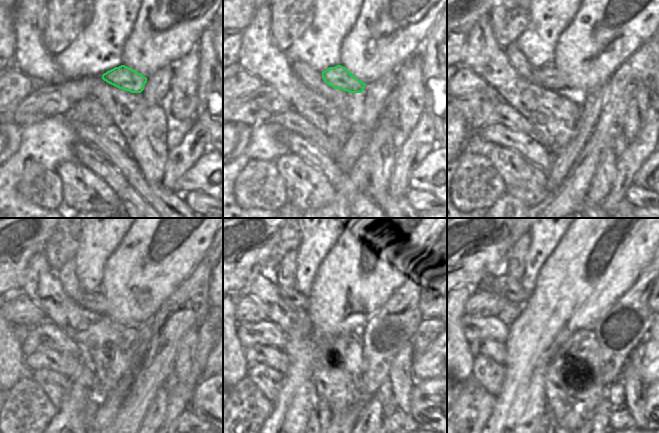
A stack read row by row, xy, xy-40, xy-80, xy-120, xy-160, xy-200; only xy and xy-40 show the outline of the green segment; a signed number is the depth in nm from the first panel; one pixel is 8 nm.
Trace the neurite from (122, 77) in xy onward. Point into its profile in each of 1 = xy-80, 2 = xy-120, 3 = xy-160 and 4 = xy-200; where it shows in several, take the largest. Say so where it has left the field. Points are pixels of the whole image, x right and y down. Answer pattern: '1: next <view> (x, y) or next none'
1: next xy-80 (548, 77)
2: next xy-120 (95, 301)
3: next xy-160 (292, 294)
4: next xy-200 (504, 285)

